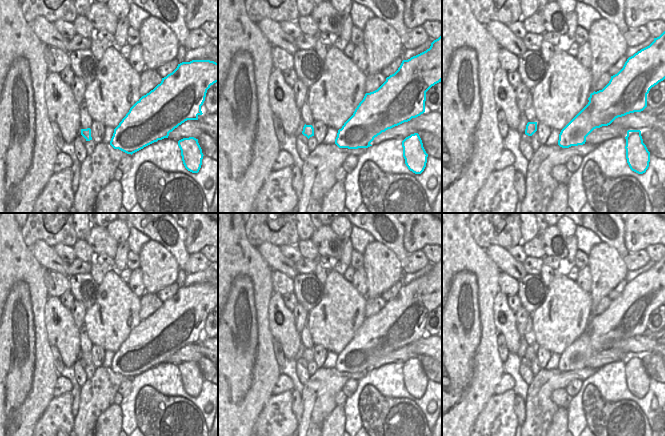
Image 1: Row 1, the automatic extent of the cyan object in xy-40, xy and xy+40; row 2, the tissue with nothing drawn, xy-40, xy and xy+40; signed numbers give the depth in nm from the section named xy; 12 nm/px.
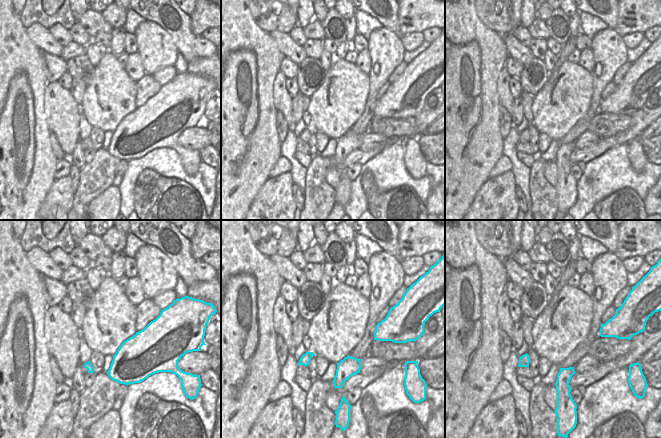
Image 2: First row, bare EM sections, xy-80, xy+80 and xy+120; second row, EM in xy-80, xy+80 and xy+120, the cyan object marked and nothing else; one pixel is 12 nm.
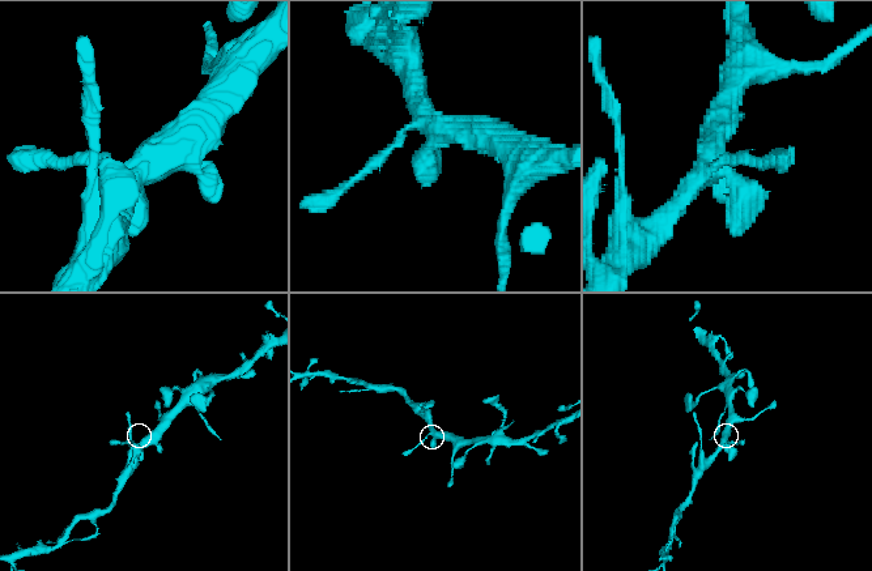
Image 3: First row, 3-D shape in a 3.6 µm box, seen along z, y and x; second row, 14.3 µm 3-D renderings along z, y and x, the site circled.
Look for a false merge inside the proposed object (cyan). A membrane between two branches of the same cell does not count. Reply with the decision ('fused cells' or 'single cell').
single cell

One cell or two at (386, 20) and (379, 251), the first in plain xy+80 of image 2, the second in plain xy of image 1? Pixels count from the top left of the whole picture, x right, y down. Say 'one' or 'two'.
two

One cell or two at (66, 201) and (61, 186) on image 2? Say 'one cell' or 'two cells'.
one cell

